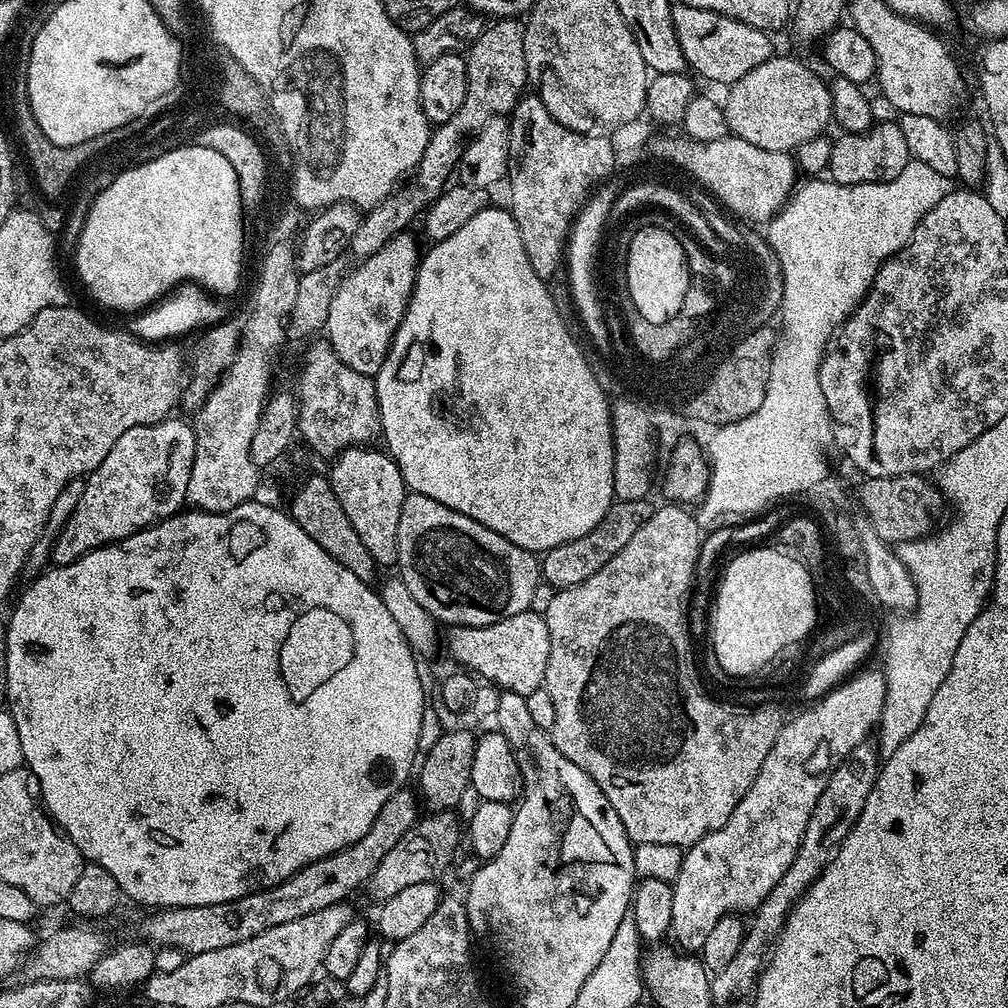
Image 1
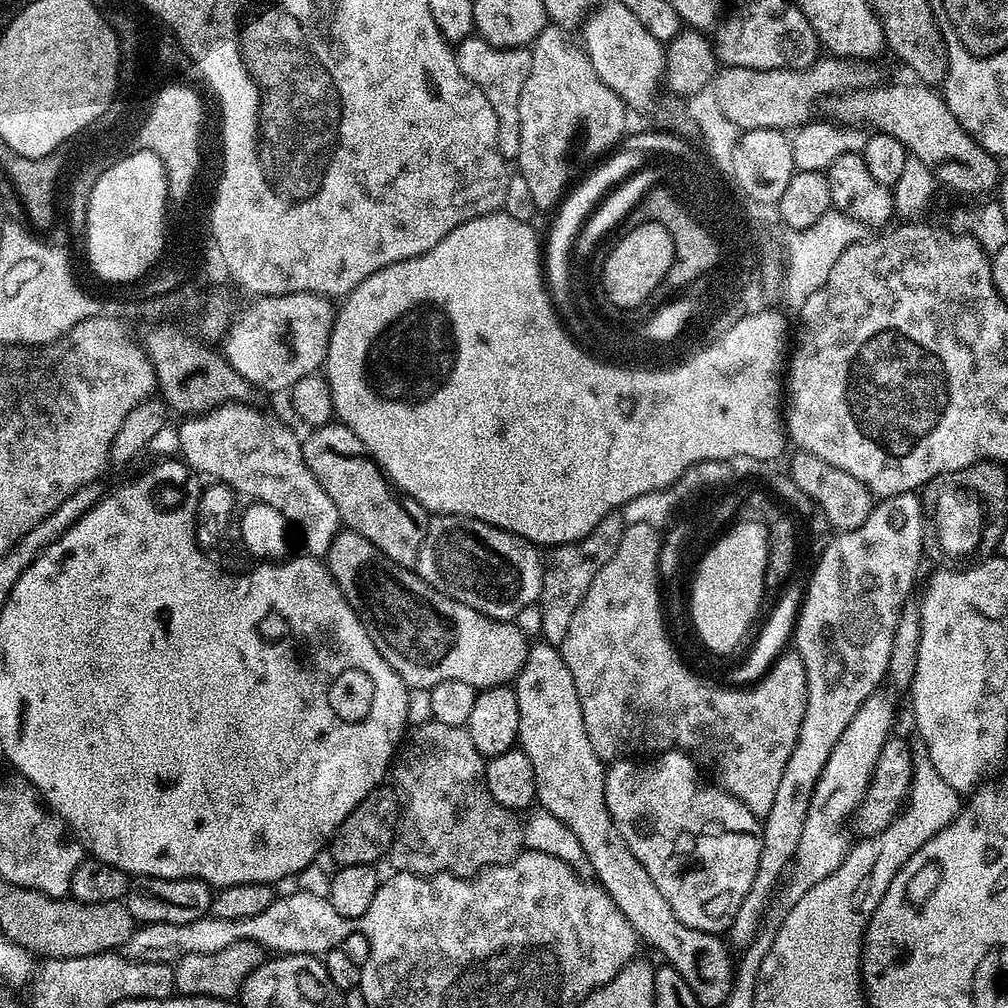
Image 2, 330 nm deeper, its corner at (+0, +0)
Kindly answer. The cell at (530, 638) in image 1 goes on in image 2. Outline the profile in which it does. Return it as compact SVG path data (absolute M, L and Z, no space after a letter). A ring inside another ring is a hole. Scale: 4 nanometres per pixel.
M341 530L334 538L326 557L328 573L342 590L346 602L360 616L366 634L374 642L378 654L402 678L409 689L425 688L431 690L440 682L464 682L475 690L508 686L528 657L529 637L514 622L495 620L482 614L438 590L434 590L423 578L410 568L403 568L390 558L386 558L362 534Z

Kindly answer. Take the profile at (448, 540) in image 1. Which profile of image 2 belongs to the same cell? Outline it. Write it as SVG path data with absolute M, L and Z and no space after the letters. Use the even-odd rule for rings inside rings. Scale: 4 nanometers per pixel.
M436 514L429 519L414 571L434 590L495 620L512 622L520 610L539 601L544 565L536 552L537 545L513 532L469 516Z

